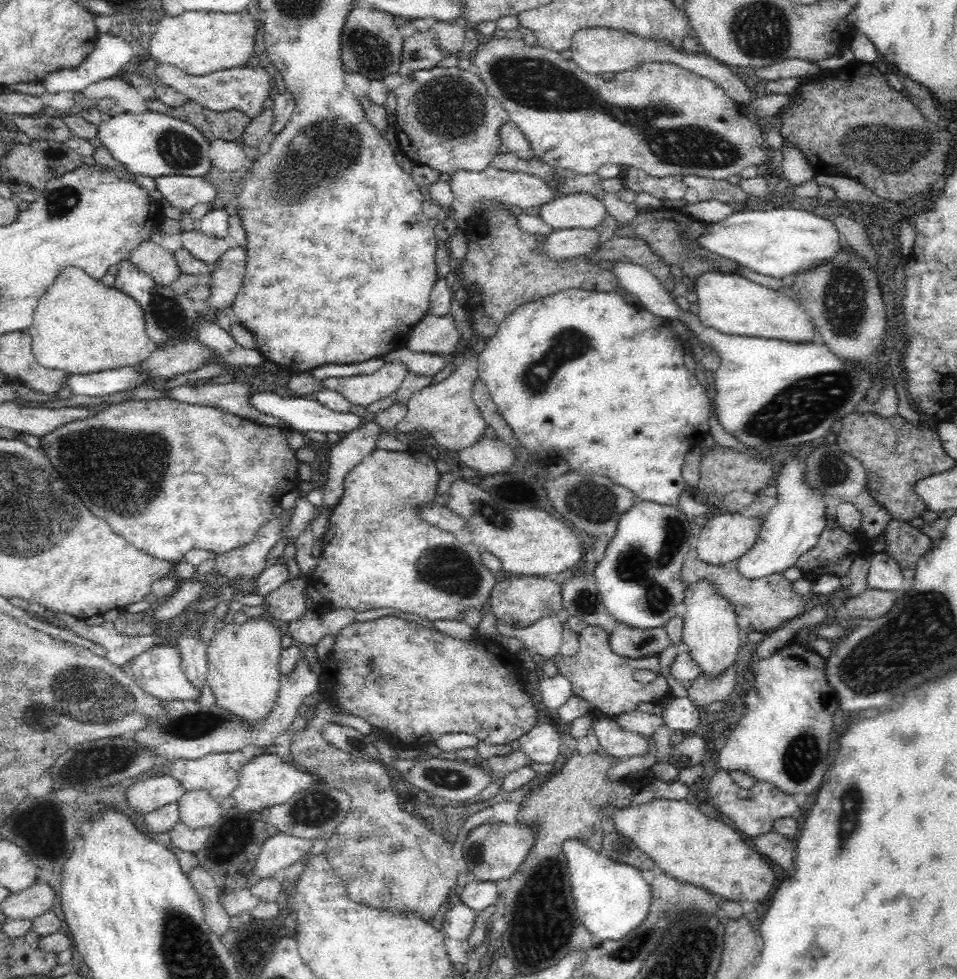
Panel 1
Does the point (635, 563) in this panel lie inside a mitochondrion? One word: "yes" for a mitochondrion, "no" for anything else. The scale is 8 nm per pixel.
yes

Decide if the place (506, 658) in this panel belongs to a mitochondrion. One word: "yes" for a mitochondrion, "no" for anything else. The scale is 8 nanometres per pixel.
no

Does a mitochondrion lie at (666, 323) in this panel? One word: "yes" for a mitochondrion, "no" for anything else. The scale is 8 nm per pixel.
no

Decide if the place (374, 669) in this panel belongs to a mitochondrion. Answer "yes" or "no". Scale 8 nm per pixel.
yes

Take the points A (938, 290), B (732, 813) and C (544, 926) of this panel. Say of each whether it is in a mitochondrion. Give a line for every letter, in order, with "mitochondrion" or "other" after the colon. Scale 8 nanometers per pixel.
A: other
B: other
C: mitochondrion

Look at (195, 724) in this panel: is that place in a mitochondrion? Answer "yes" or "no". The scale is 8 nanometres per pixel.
yes

